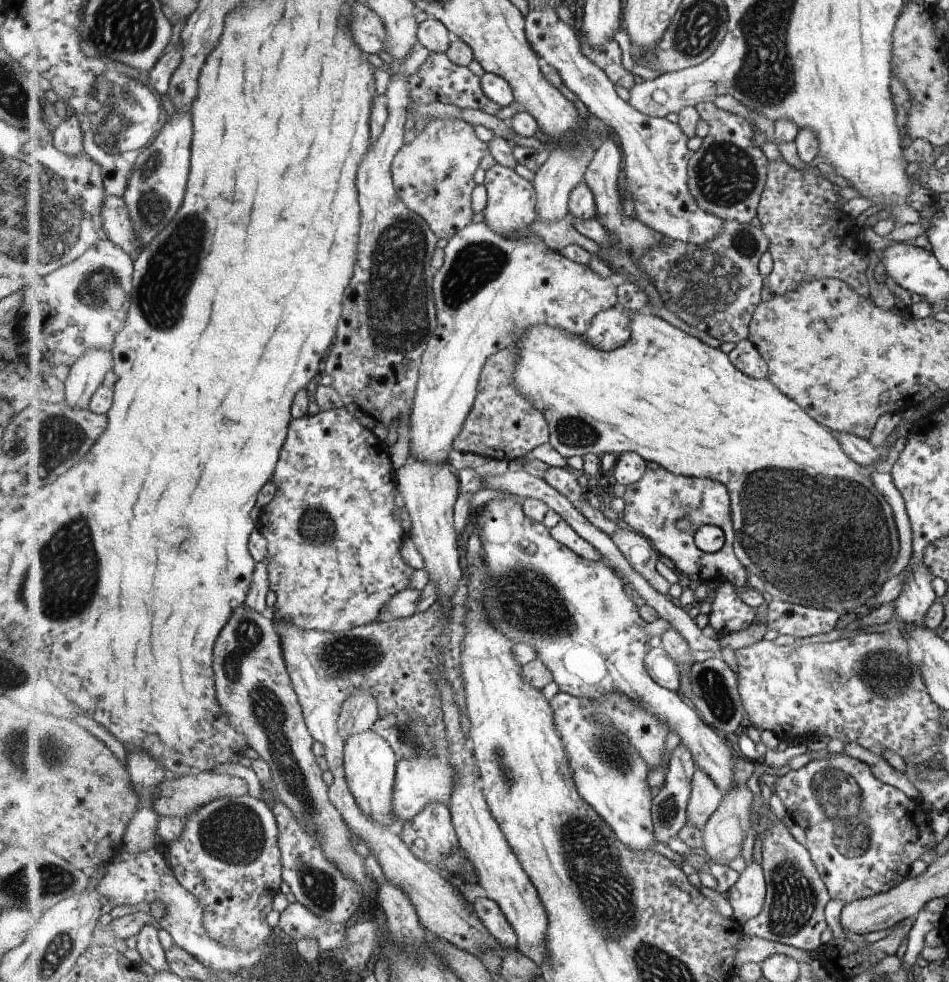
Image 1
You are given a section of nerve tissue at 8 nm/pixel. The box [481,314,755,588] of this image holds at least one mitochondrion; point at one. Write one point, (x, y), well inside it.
(573, 431)

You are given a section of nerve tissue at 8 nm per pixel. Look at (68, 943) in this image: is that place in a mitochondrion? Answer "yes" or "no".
yes

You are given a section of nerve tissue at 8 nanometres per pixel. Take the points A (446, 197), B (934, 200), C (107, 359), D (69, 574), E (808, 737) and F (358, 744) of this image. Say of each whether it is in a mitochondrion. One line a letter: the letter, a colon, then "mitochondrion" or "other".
A: other
B: other
C: other
D: mitochondrion
E: other
F: other

